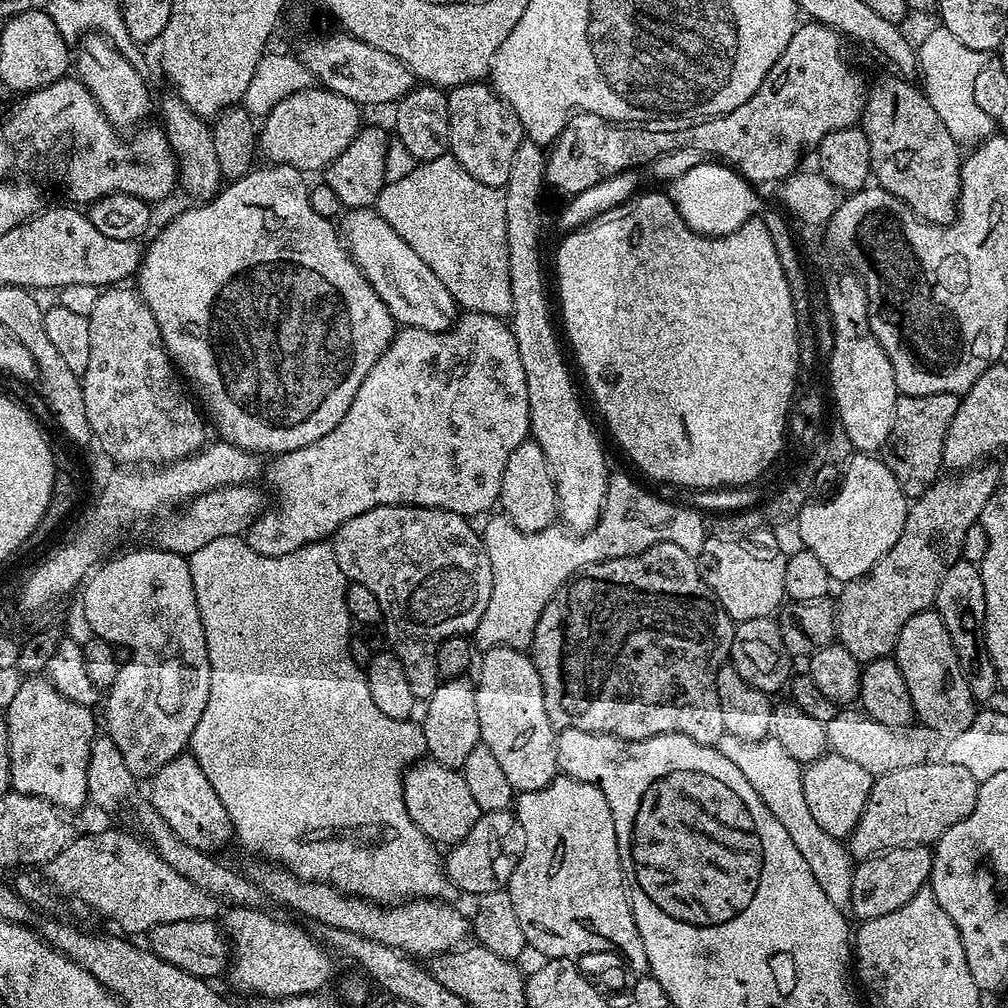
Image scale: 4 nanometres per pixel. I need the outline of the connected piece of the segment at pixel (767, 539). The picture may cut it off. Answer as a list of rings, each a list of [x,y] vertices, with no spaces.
[[[768,530],[739,538],[721,538],[712,534],[705,539],[698,553],[700,573],[706,586],[710,586],[733,622],[772,616],[785,603],[788,556],[772,536],[775,535]]]

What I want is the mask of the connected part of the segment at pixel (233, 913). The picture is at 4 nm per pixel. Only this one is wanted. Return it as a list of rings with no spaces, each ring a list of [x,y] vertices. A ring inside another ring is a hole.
[[[229,907],[229,912],[225,914],[222,919],[222,927],[230,941],[230,963],[226,969],[227,979],[232,979],[232,984],[240,992],[245,992],[248,996],[265,996],[268,1002],[274,1000],[282,1000],[285,996],[306,996],[309,994],[316,994],[321,991],[320,987],[327,982],[332,976],[332,961],[333,957],[330,955],[328,948],[323,943],[316,941],[310,934],[307,927],[299,928],[296,924],[291,924],[288,920],[279,920],[276,916],[271,916],[263,907],[261,908],[242,908]]]

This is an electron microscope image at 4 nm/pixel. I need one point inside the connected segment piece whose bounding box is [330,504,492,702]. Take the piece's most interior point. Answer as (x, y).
(428, 568)

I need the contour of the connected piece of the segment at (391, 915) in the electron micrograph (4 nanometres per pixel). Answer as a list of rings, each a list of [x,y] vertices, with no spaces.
[[[256,862],[246,868],[246,875],[253,880],[265,892],[269,901],[277,900],[284,908],[290,908],[294,912],[305,916],[308,922],[316,921],[325,924],[326,927],[337,927],[340,930],[353,931],[362,938],[372,939],[384,946],[396,948],[397,951],[407,954],[412,958],[431,958],[440,956],[443,952],[451,952],[463,945],[464,940],[470,936],[470,920],[463,916],[452,904],[444,904],[443,899],[429,898],[426,900],[406,900],[402,904],[376,904],[373,900],[363,900],[361,896],[347,896],[339,892],[332,884],[323,884],[313,880],[298,878],[289,870],[281,868],[271,862]]]

